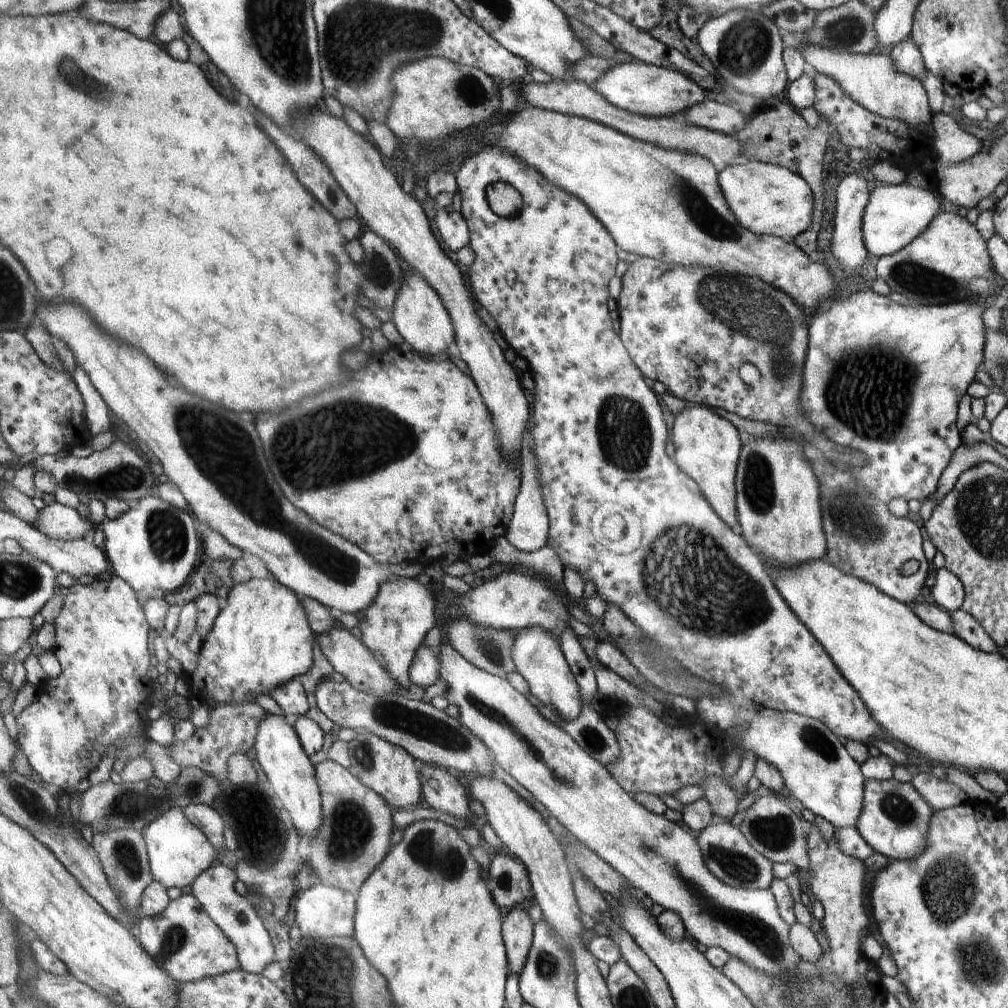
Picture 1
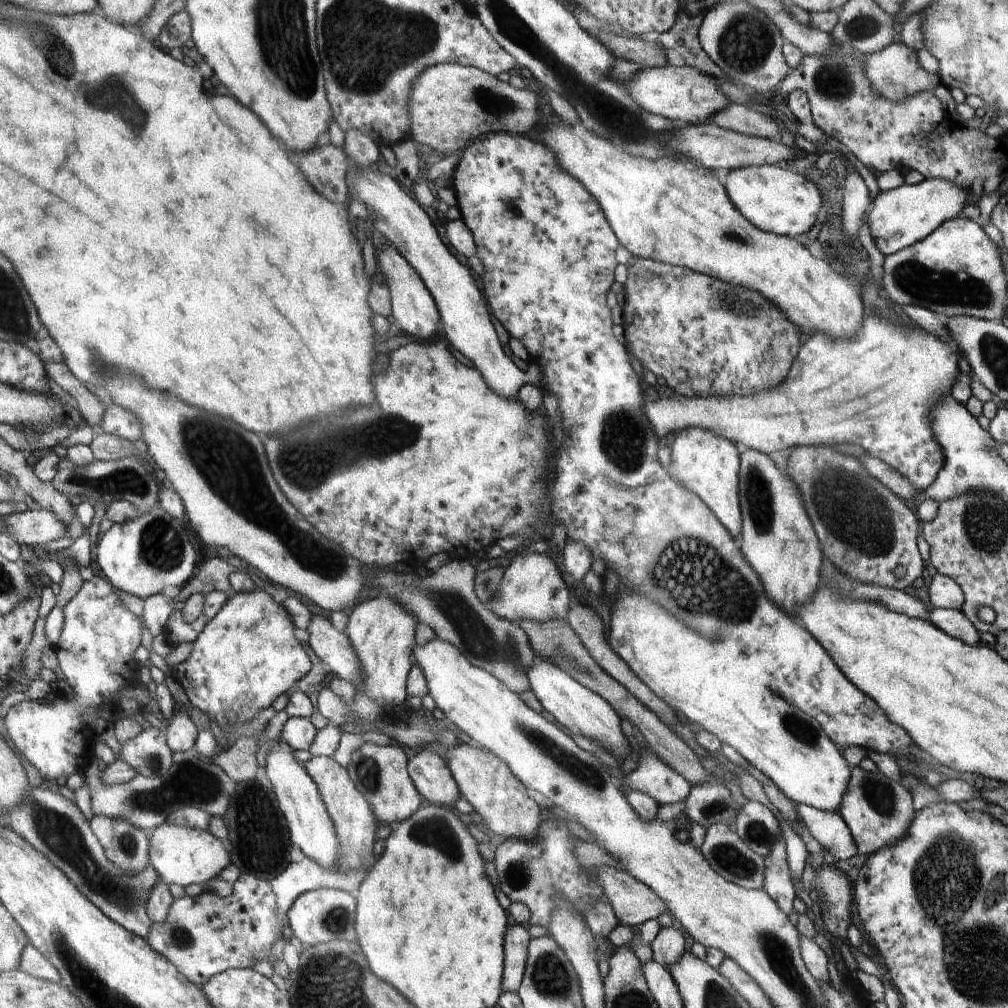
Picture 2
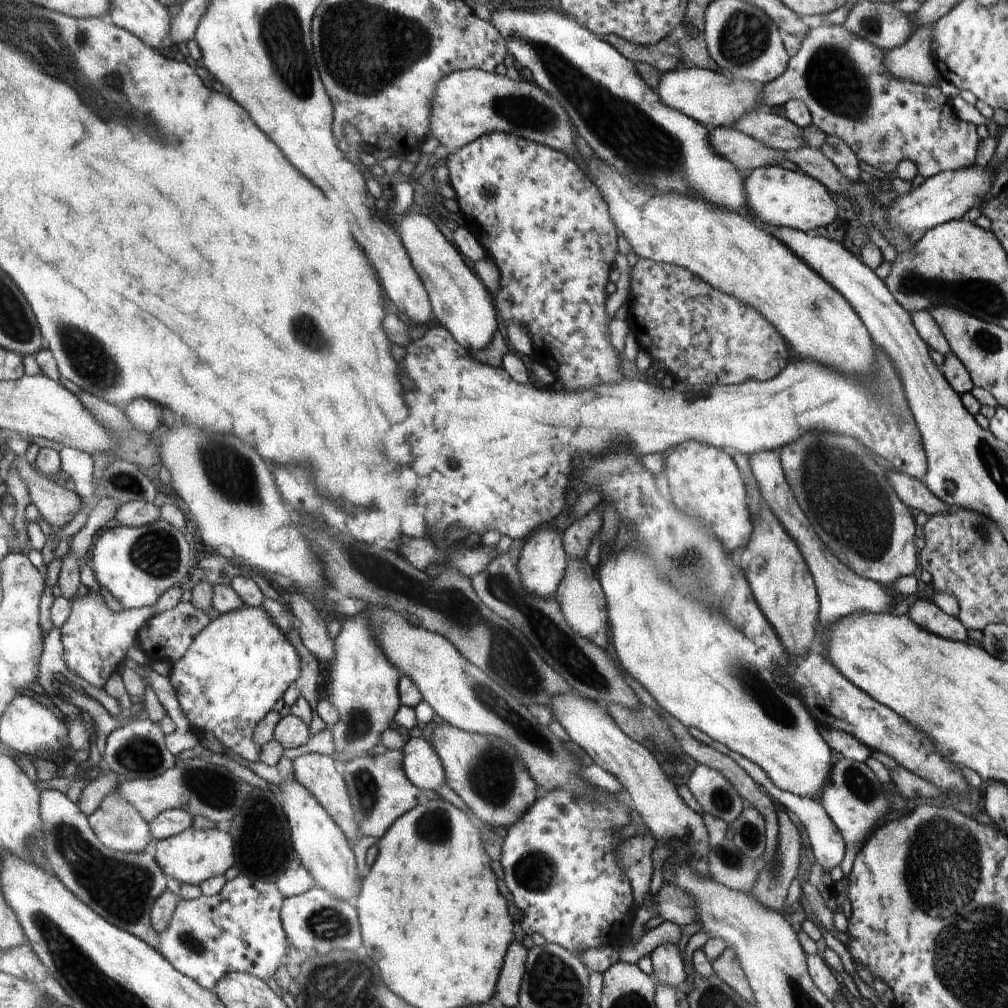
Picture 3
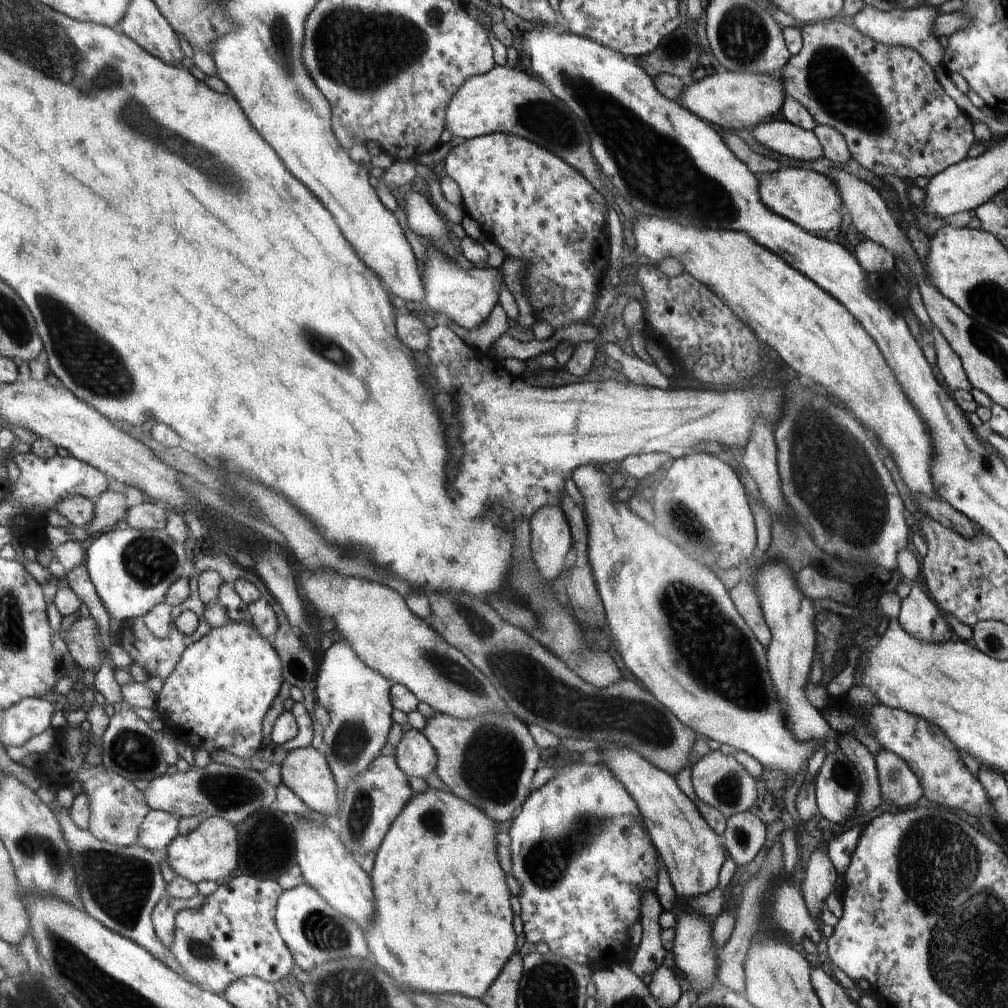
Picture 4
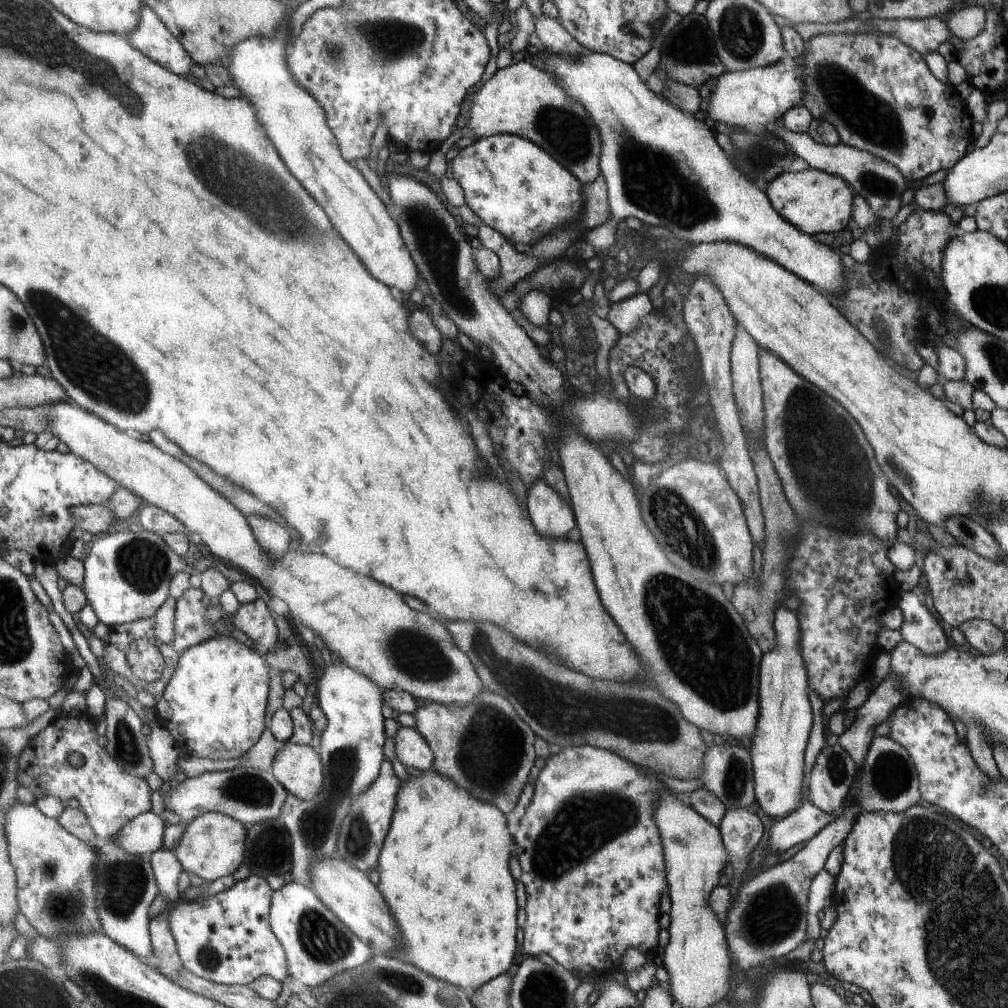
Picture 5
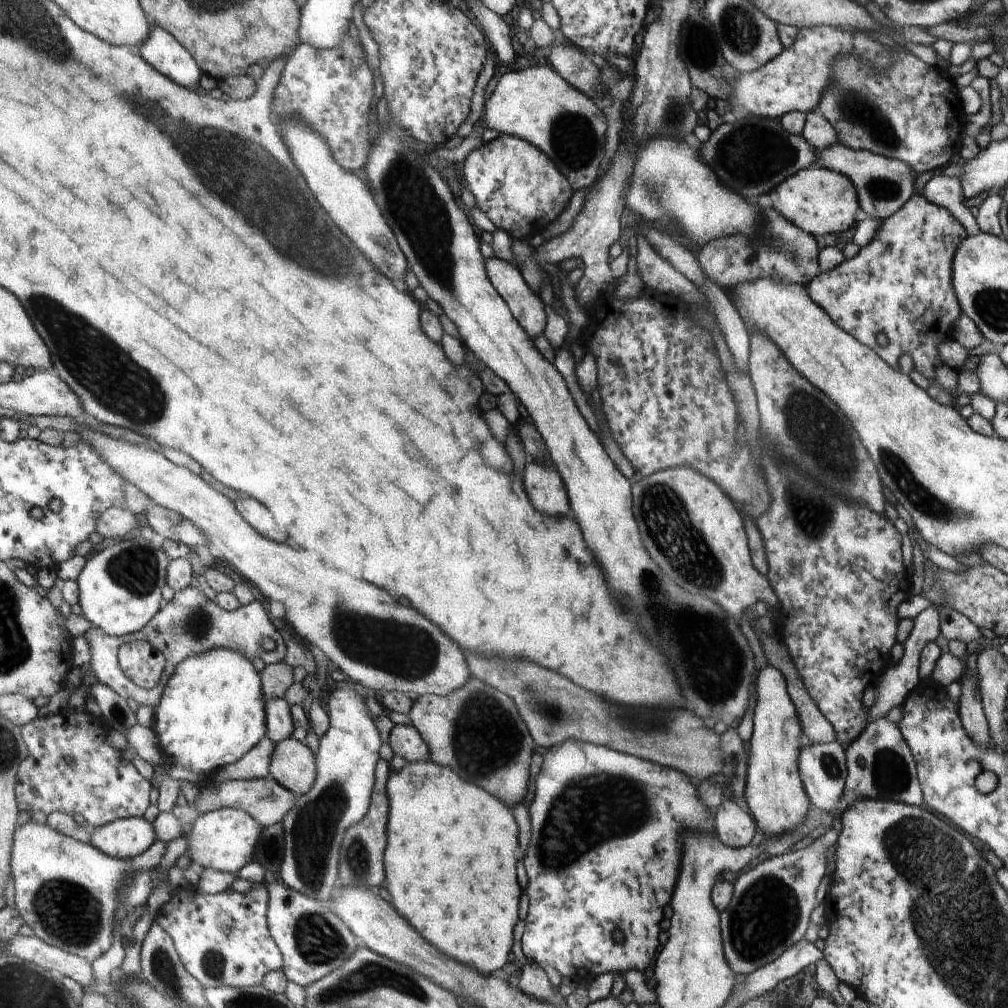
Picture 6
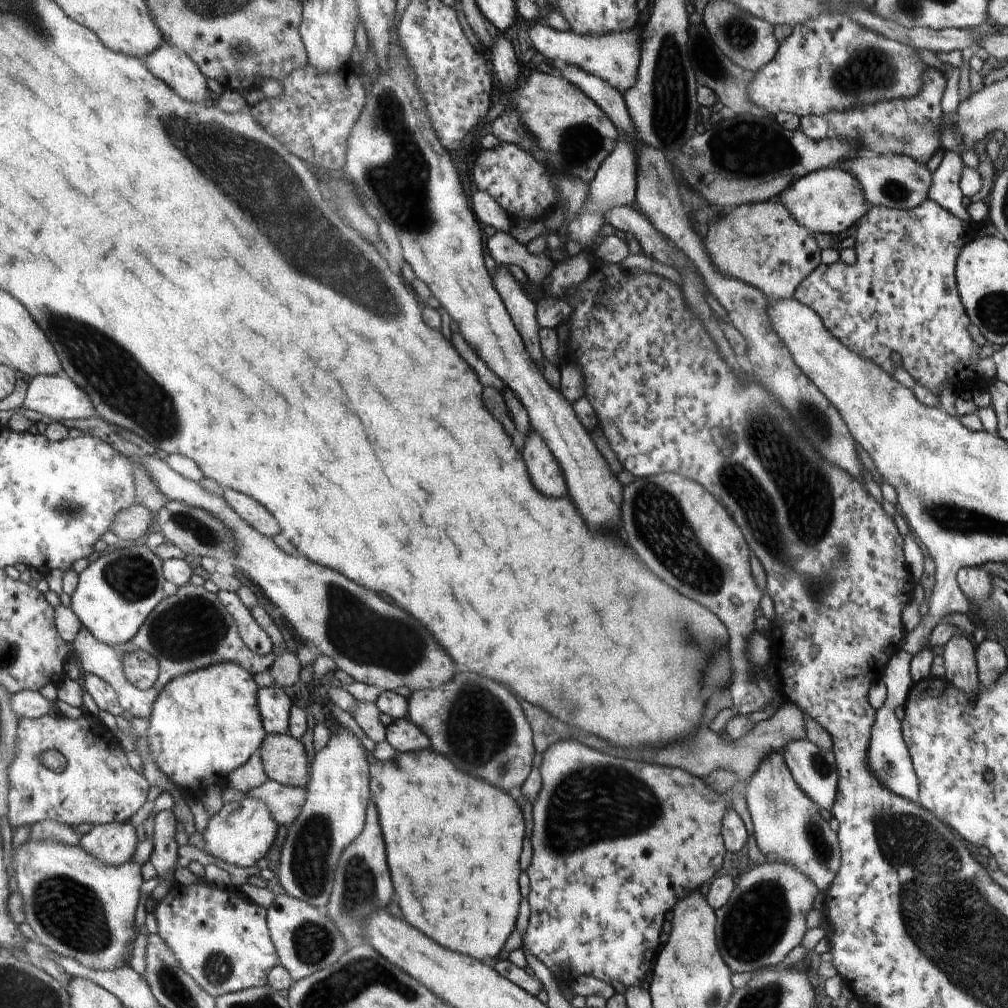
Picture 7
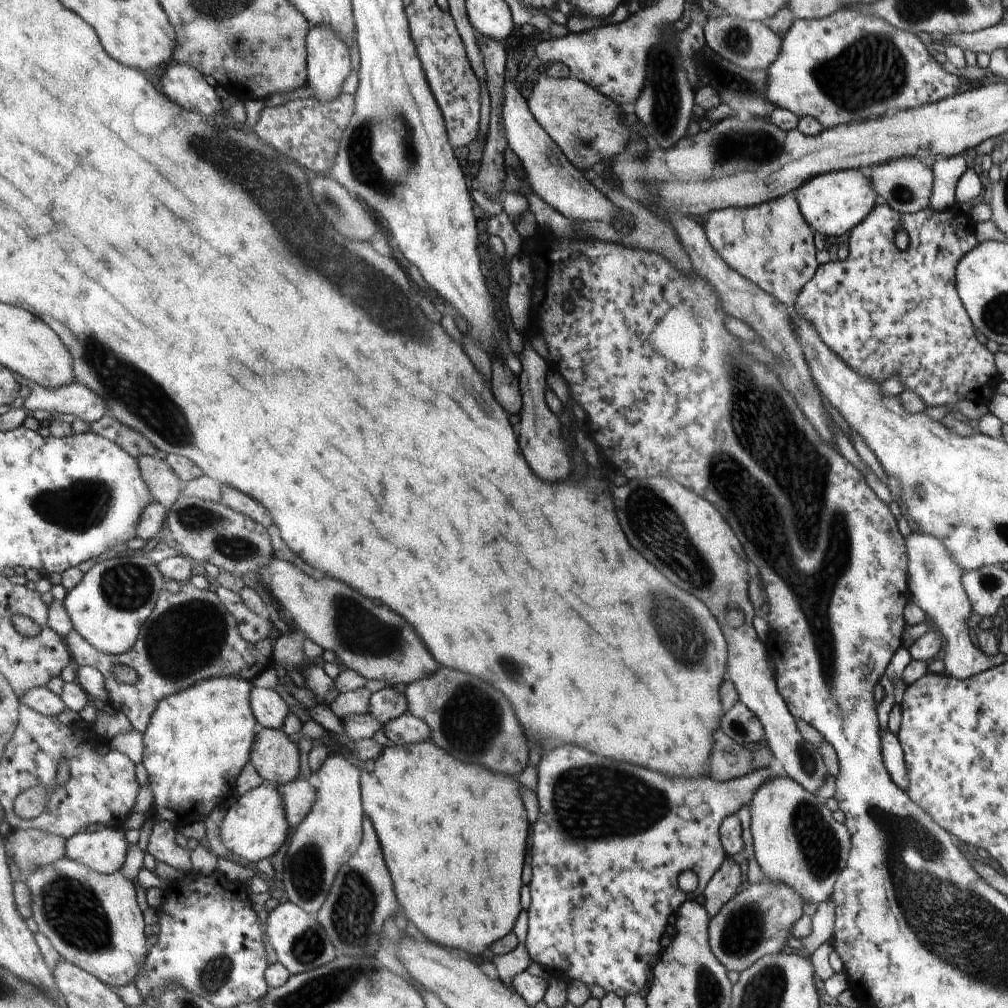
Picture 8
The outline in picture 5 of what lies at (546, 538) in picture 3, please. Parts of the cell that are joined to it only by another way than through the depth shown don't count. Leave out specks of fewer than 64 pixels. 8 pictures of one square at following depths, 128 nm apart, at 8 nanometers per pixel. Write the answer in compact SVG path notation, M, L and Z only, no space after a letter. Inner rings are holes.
M538 482L534 490L528 492L528 514L534 522L538 534L562 540L574 528L573 510L545 482Z

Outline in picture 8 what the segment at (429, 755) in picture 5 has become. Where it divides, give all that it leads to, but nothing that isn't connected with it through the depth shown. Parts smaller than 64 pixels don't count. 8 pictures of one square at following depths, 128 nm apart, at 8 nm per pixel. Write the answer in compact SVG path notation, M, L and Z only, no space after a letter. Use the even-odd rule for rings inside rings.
M408 711L383 725L384 734L392 745L418 744L432 738L432 731L428 724Z

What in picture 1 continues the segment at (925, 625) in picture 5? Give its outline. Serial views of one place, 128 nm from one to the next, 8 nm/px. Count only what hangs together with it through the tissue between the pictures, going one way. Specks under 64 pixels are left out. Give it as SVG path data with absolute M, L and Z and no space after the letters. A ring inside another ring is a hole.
M956 610L950 613L954 624L954 634L975 650L984 653L998 653L997 645L990 637L983 625L975 617L967 614L964 610Z

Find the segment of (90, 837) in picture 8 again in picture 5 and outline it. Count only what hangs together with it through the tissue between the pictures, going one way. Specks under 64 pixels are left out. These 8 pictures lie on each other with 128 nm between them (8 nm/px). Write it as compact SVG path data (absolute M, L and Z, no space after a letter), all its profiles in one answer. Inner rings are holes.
M150 812L123 827L117 838L111 840L129 852L151 857L166 847L169 829L162 815Z

